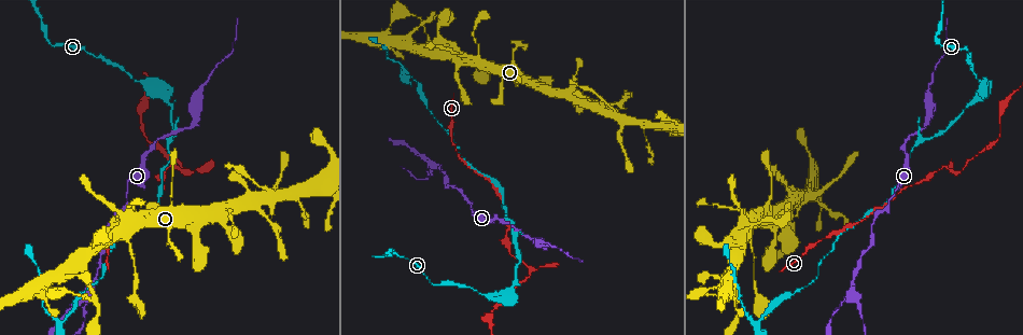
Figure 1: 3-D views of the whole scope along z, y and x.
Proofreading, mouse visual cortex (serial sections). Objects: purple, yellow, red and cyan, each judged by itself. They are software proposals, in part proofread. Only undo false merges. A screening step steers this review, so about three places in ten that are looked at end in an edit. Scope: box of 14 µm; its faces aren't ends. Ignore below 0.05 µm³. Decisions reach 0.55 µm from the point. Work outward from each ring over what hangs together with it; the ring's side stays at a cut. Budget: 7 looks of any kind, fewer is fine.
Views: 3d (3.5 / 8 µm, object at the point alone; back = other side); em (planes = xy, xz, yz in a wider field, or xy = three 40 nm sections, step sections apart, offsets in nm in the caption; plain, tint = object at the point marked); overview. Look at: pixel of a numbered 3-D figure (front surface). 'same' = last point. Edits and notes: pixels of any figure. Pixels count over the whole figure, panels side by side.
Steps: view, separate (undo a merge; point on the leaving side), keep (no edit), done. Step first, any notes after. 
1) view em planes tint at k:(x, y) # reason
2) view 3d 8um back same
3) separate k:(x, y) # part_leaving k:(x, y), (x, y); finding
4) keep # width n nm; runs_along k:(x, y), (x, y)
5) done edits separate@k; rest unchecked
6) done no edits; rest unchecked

view 3d 8um back at 1:(431, 167) # two arms in line, one across

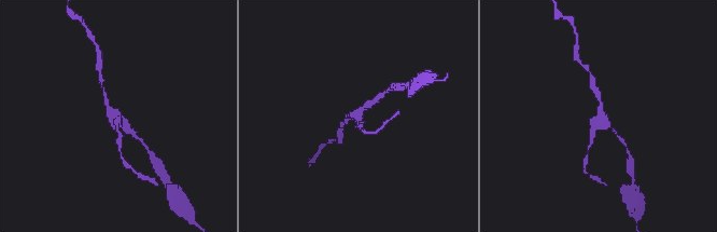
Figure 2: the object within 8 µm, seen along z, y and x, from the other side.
view em xy step 5 tint at 2:(115, 116) # need the tissue

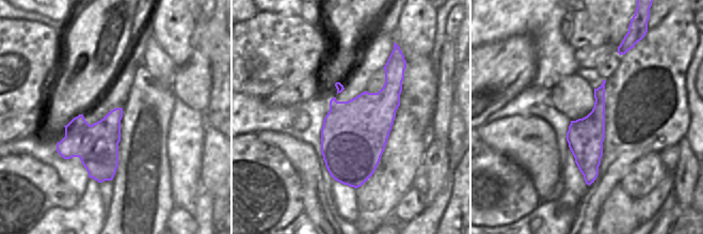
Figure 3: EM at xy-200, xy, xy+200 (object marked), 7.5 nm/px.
separate 2:(120, 147) # width 500 nm; part_leaving 2:(117, 130), (121, 158), (132, 171); a second cell is stuck on

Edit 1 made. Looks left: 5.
view overview

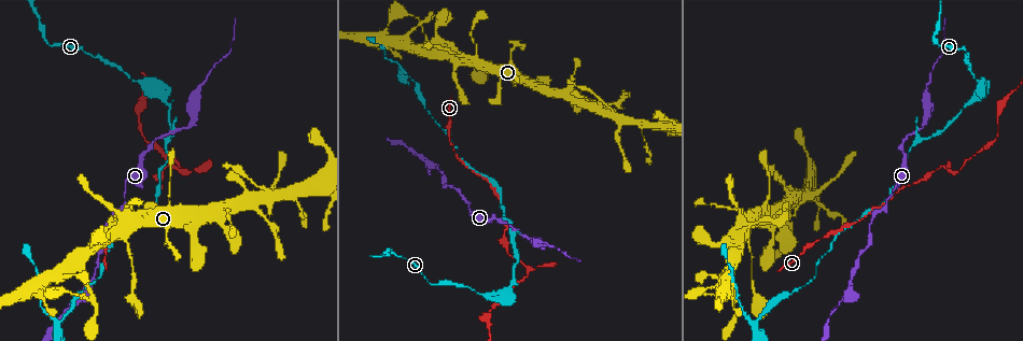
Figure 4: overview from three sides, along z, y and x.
view 3d 8um back at 4:(404, 69) # sharp bend

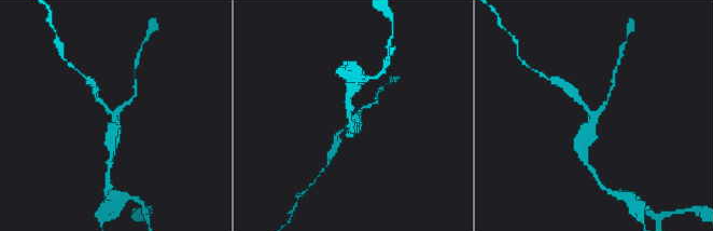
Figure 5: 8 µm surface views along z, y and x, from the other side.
view em xy step 1 tint at 5:(591, 115) # need the tissue

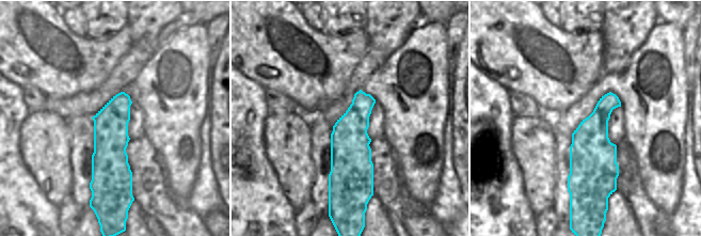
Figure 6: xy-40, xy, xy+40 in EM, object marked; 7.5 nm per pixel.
keep # width 300 nm; runs_along 5:(95, 93), (114, 118), (107, 137); continuous, no second cell

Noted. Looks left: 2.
view 3d 8um at 4:(620, 120) # abrupt turn

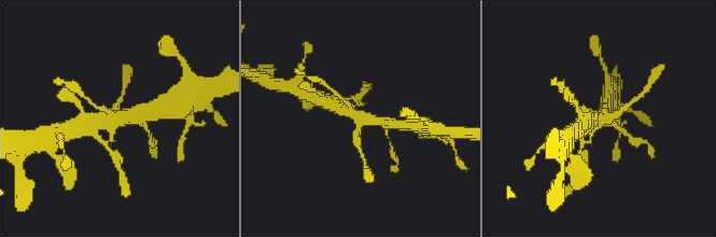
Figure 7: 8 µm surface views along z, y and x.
view em xy step 2 tint at 7:(118, 118)

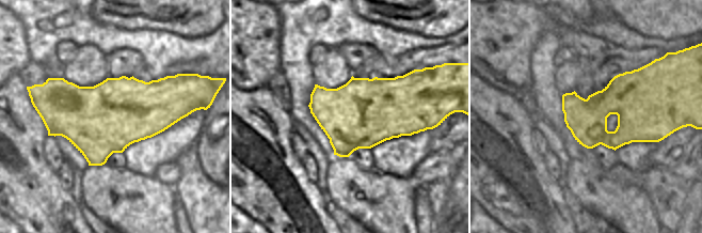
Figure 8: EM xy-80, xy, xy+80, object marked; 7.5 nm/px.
keep # runs_along 7:(331, 103), (365, 119), (388, 122); all the same cell

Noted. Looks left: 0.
done edits separate@2; rest unchecked

